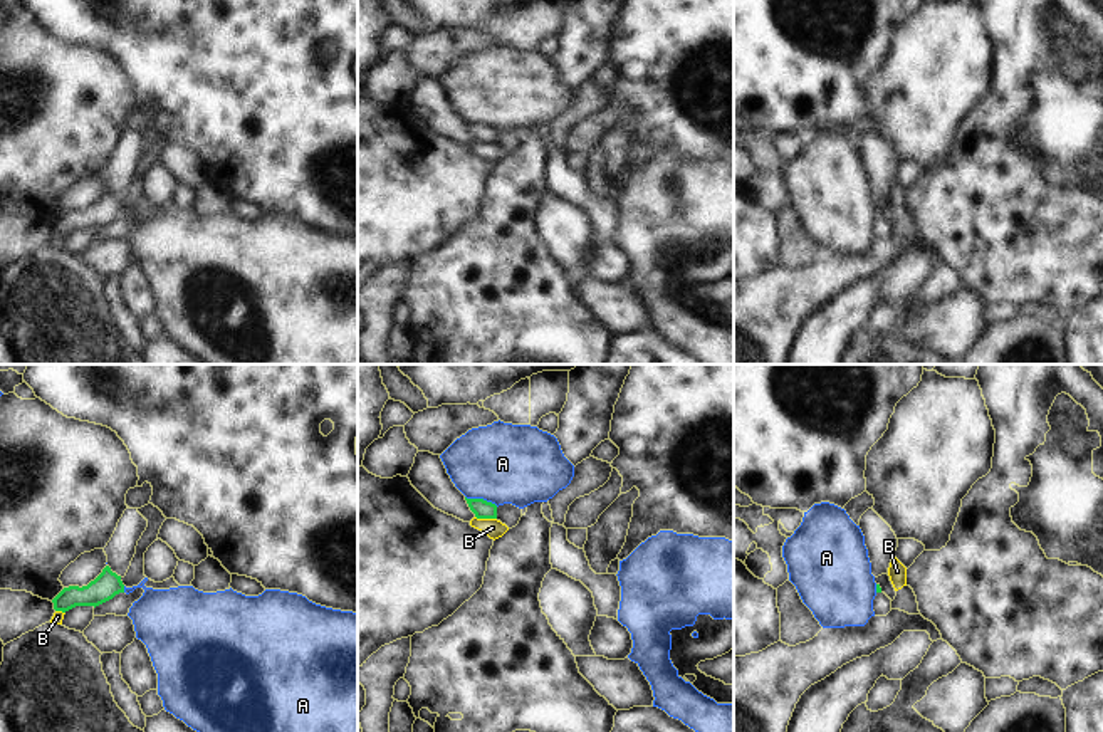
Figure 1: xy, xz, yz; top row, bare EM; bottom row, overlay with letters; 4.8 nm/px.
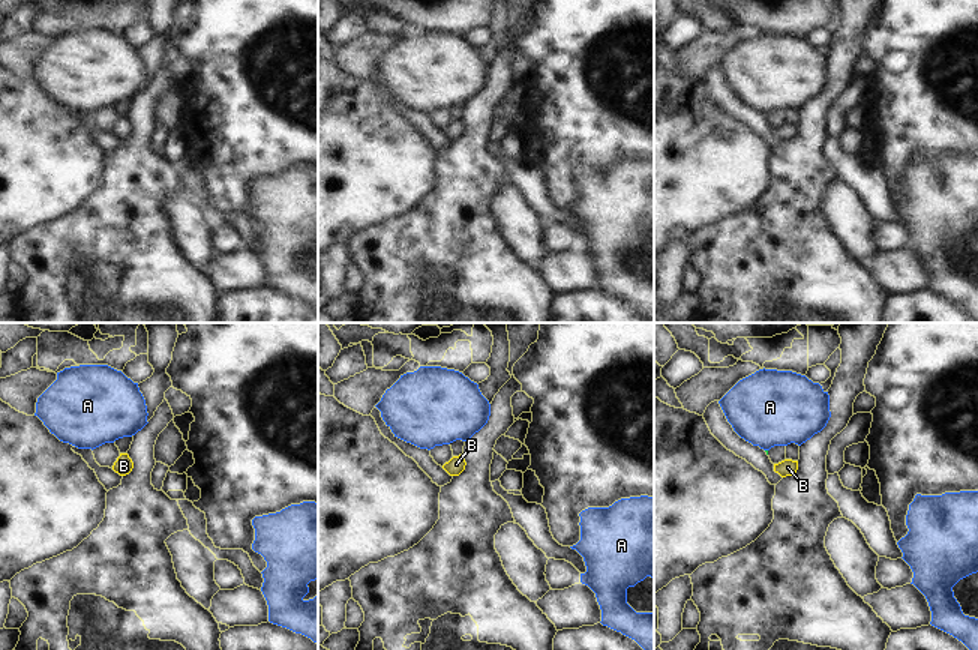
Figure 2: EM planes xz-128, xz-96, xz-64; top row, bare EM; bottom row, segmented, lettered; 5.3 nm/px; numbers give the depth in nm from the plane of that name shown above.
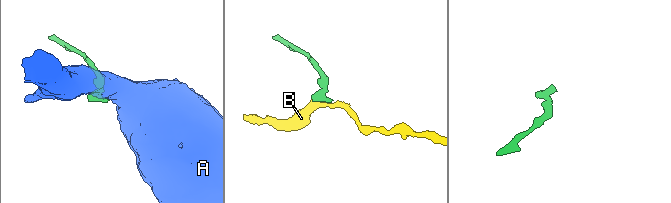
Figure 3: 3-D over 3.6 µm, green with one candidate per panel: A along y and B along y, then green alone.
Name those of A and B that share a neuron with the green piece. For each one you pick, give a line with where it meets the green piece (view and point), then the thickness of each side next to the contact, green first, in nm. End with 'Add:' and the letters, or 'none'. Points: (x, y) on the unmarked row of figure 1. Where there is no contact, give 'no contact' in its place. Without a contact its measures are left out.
Add: none

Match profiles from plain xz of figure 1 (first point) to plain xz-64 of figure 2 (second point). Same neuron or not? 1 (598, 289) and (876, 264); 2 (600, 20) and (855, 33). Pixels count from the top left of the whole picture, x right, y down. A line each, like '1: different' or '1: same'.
1: same
2: same

